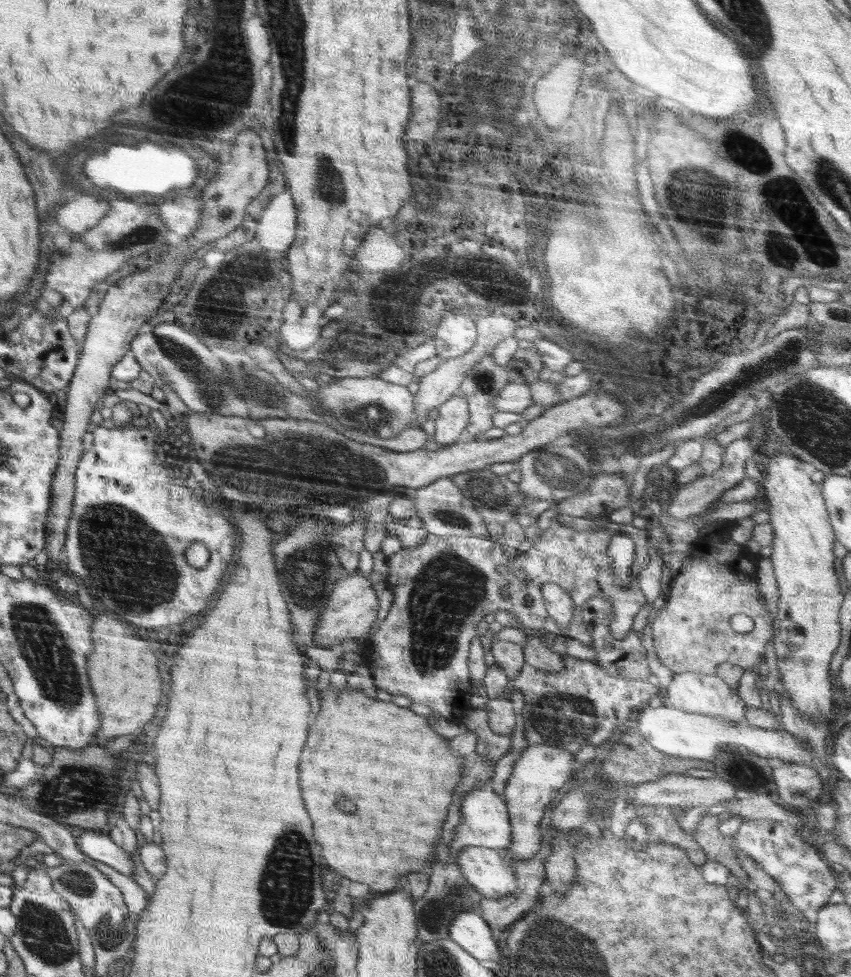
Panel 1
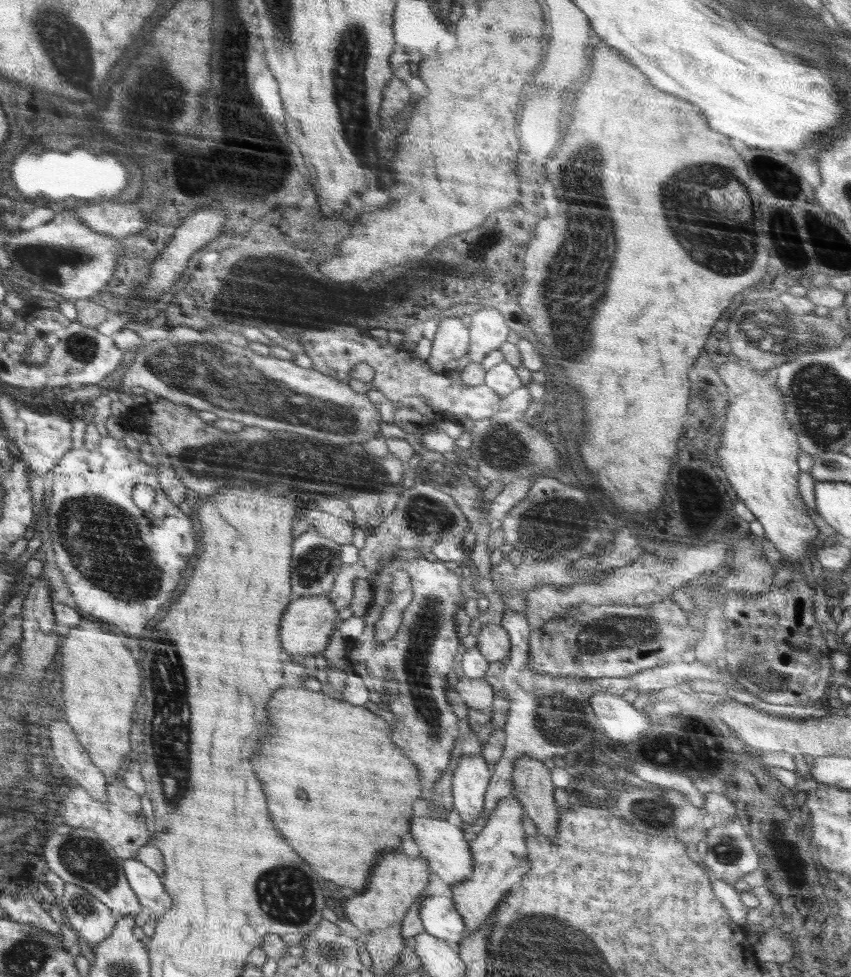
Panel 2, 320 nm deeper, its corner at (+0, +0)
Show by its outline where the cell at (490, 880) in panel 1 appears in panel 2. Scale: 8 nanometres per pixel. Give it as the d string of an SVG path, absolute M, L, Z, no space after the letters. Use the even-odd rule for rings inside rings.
M414 816L412 822L410 822L410 834L412 834L414 842L419 845L419 856L428 862L430 872L440 876L446 884L452 886L454 883L469 878L473 867L472 855L469 849L470 842L463 837L460 827L448 823L444 819Z

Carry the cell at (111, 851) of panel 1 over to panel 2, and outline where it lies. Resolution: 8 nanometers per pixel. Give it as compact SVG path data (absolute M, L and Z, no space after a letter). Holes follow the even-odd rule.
M139 859L123 860L123 871L138 902L150 910L153 921L160 919L173 901L166 892L161 876Z

